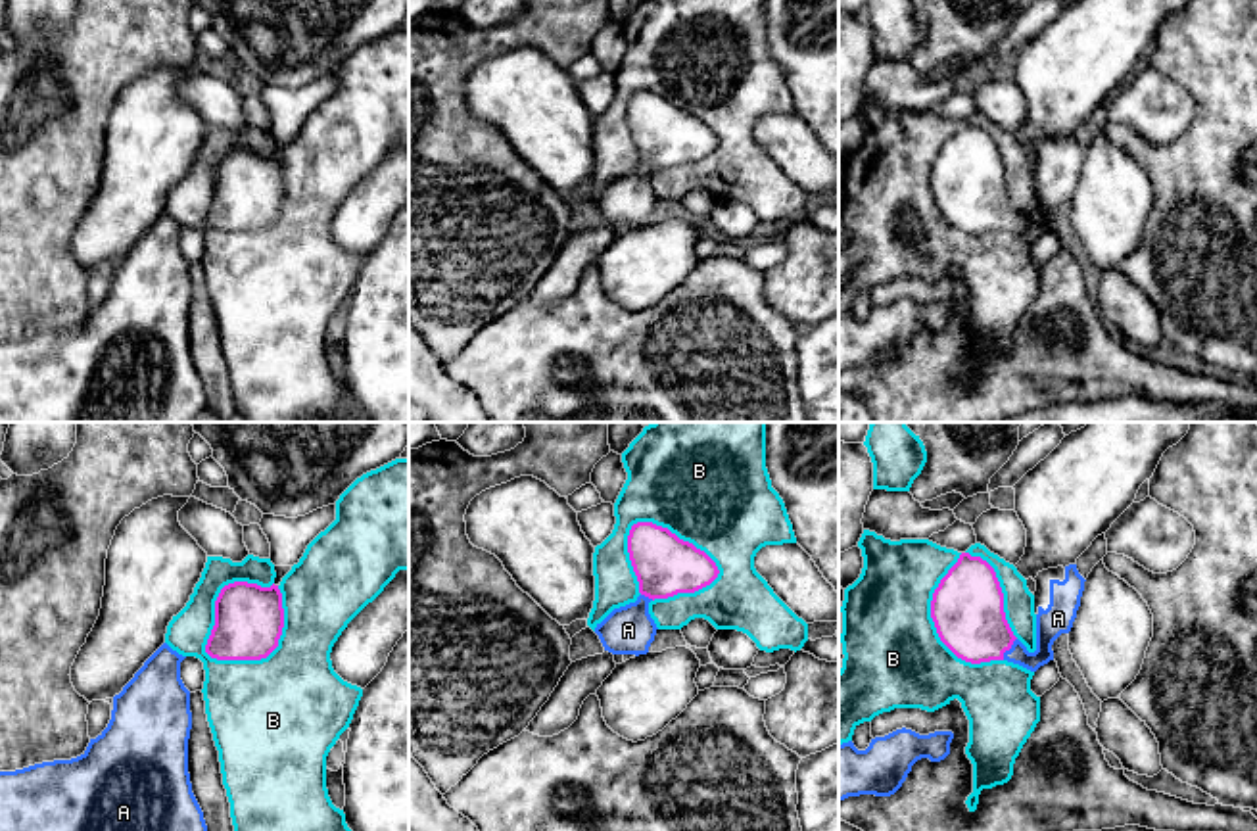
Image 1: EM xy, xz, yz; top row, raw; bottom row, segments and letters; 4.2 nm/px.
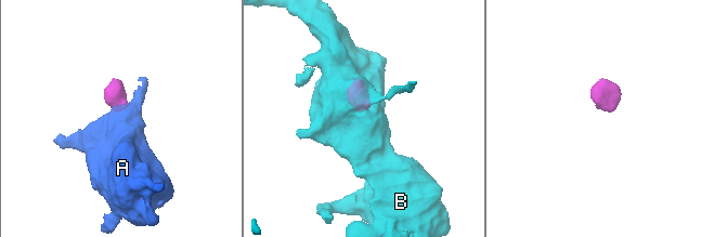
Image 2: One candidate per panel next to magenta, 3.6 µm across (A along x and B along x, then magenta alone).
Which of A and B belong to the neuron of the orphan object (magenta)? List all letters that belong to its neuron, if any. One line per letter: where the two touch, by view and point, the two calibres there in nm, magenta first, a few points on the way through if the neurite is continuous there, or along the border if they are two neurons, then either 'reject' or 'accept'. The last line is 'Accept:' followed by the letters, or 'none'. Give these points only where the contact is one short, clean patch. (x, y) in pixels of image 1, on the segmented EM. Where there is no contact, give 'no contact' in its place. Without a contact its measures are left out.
A: contact yz (1008, 649); calibres 300 and 130 nm; way yz (968, 607), (1008, 649), (1035, 655), (1058, 618); accept
B: contact xy (269, 653); calibres 280 and 480 nm; reject
Accept: A

